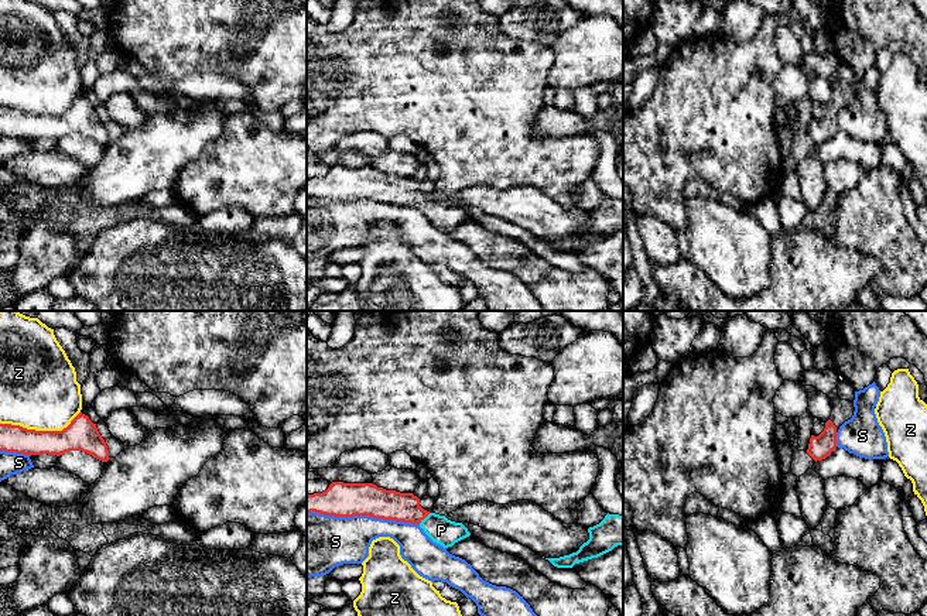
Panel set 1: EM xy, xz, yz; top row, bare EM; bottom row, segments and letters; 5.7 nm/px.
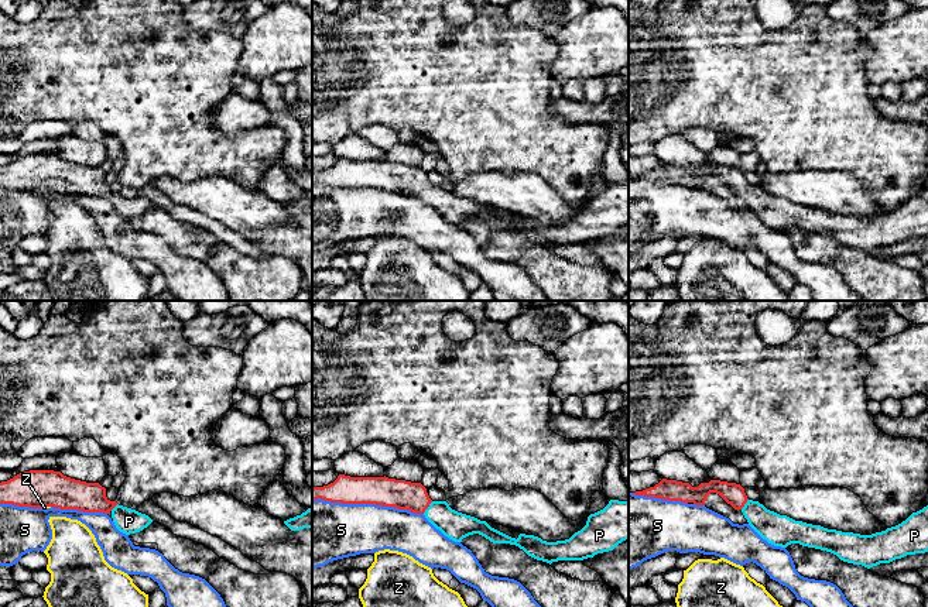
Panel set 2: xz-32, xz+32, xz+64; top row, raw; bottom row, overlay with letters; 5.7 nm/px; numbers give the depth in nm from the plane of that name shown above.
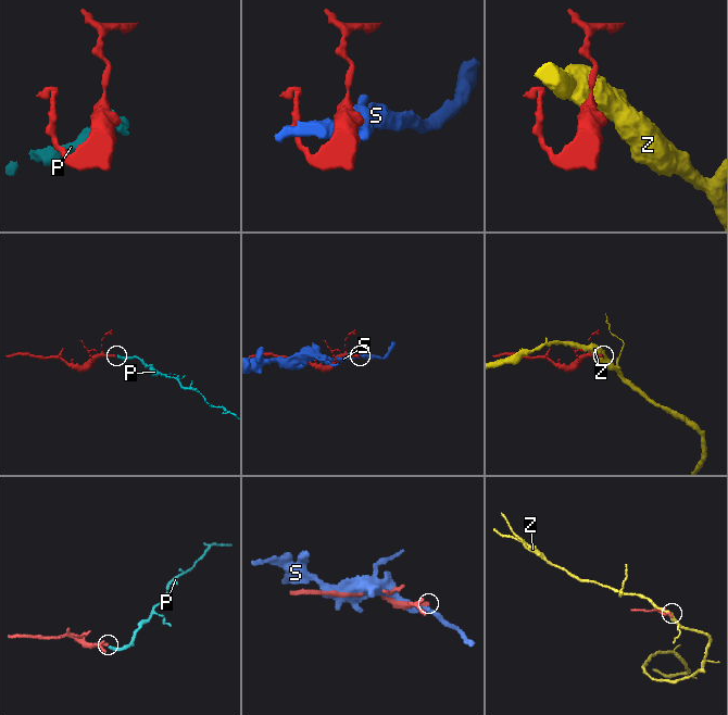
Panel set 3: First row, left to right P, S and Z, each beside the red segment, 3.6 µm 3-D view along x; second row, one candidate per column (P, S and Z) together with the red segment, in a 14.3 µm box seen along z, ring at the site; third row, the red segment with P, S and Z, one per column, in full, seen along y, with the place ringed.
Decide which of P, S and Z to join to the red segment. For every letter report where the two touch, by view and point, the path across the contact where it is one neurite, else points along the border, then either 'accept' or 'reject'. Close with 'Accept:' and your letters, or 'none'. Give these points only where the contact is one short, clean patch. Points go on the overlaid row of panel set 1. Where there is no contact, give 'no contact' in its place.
P: contact xz (424, 517); way xz (389, 505), (404, 506), (424, 517), (441, 530); accept
S: contact xz (363, 514); reject
Z: contact xy (40, 431); reject
Accept: P

